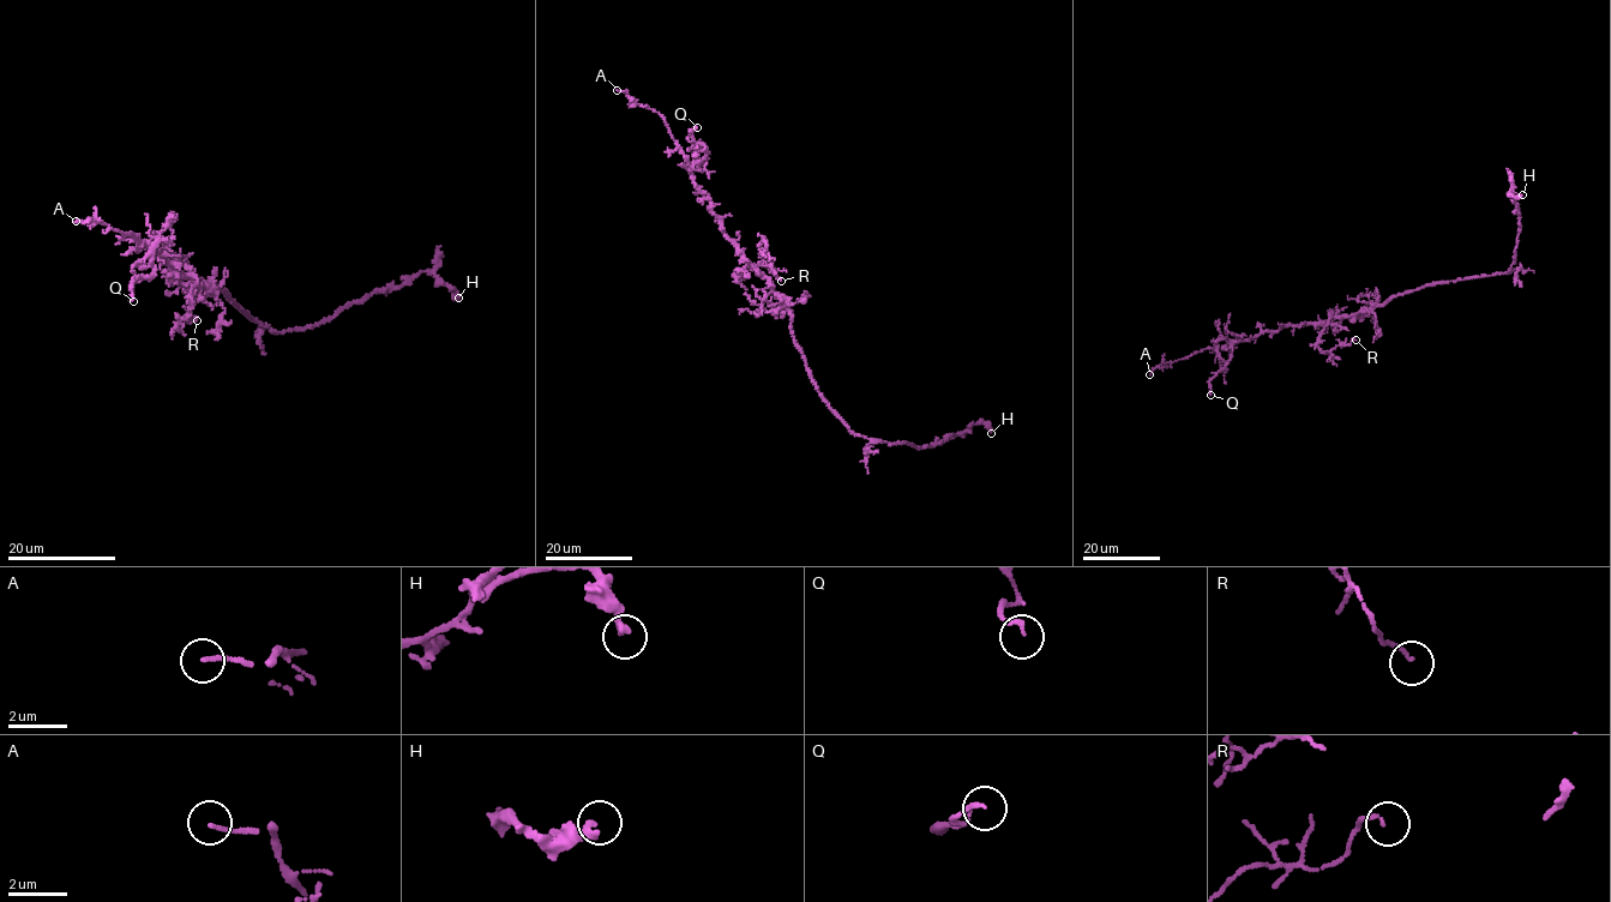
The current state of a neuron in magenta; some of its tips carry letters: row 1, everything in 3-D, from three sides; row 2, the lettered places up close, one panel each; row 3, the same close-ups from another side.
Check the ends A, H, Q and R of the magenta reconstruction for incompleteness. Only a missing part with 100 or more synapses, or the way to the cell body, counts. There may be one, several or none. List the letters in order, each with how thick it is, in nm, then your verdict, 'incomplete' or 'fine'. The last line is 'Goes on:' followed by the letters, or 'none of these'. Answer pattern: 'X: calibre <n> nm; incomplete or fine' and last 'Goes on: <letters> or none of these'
A: calibre 140 nm; incomplete
H: calibre 280 nm; fine
Q: calibre 140 nm; fine
R: calibre 100 nm; fine
Goes on: A

